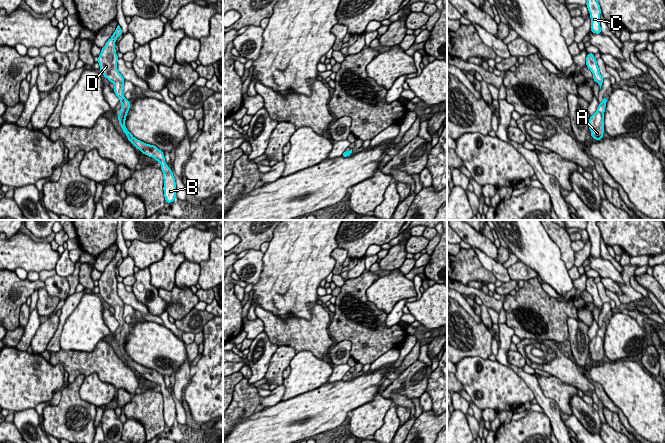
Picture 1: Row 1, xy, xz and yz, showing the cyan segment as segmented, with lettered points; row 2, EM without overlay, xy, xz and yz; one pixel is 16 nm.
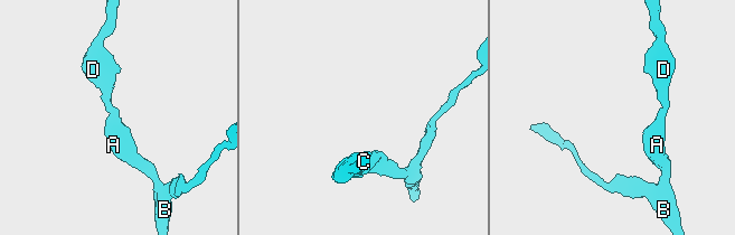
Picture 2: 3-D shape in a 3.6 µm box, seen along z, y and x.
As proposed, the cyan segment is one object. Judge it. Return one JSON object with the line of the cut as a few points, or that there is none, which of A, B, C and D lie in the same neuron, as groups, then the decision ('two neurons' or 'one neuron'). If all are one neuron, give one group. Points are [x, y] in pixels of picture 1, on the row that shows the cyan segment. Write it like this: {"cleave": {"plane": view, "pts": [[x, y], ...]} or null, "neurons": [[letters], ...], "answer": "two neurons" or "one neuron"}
{"cleave": null, "neurons": [["A", "B", "C", "D"]], "answer": "one neuron"}

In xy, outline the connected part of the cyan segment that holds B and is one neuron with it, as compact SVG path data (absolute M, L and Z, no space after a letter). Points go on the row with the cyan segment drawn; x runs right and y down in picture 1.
M118 25L111 38L106 42L102 48L100 55L98 56L98 63L100 65L100 72L107 78L111 83L114 84L115 89L113 90L116 96L119 98L122 104L120 113L118 114L119 124L126 134L130 143L135 145L136 149L139 149L143 154L154 158L161 164L161 170L163 172L164 179L164 197L167 203L172 203L176 199L176 182L171 169L165 162L164 154L156 146L143 143L142 141L133 137L133 135L127 130L125 126L125 120L127 112L130 109L130 101L127 100L123 95L124 90L124 77L119 73L117 69L118 56L116 54L115 42L117 38L123 35L121 27Z

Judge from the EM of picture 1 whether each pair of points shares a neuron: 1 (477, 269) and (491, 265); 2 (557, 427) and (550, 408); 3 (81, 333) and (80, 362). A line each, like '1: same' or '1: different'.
1: different
2: same
3: different

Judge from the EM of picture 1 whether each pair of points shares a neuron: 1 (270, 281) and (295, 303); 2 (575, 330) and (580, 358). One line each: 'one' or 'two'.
1: one
2: one

